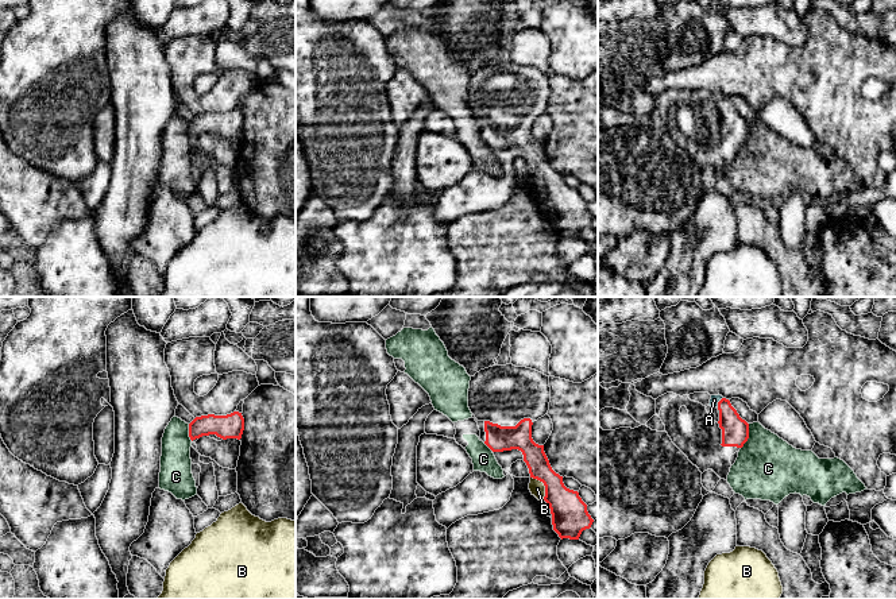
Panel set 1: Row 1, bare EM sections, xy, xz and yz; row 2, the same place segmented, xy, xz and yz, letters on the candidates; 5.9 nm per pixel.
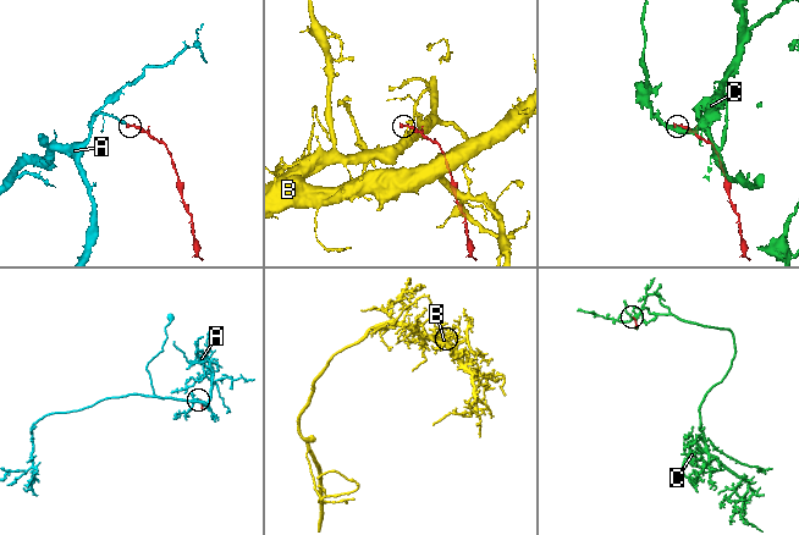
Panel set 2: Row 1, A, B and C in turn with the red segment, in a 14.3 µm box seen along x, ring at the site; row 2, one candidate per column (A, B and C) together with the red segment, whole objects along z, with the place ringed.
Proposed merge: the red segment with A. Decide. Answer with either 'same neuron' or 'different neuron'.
same neuron

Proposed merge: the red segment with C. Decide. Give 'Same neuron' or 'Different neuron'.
Different neuron

